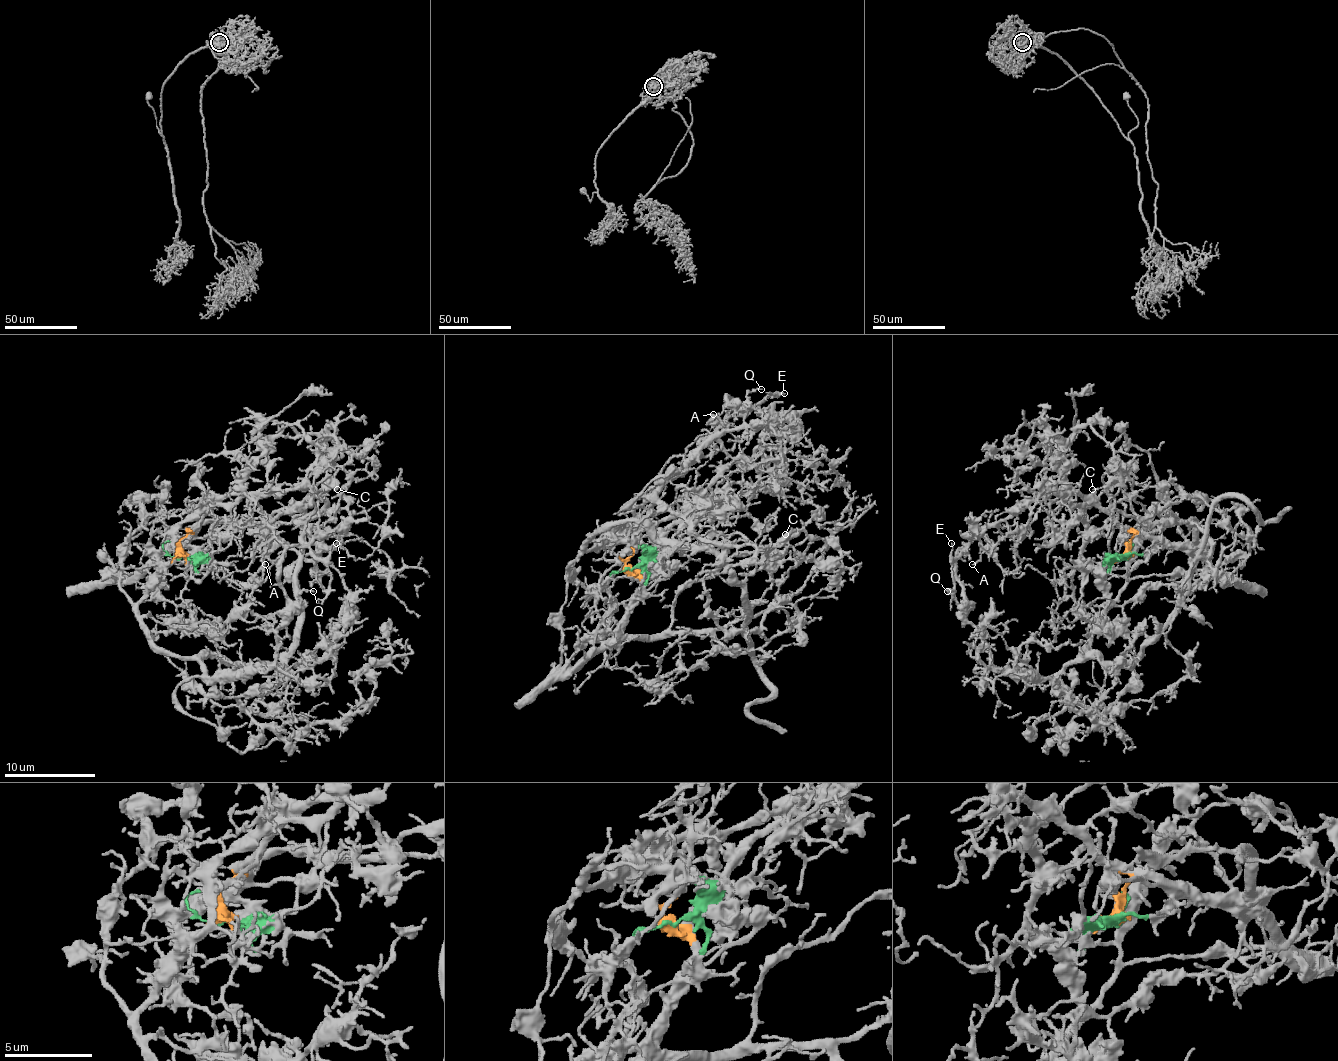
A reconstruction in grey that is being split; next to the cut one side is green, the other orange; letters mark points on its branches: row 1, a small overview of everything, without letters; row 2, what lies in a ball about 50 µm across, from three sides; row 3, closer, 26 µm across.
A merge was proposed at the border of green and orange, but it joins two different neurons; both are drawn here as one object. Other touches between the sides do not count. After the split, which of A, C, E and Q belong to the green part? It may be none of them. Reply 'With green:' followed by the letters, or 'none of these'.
With green: A, E, Q

